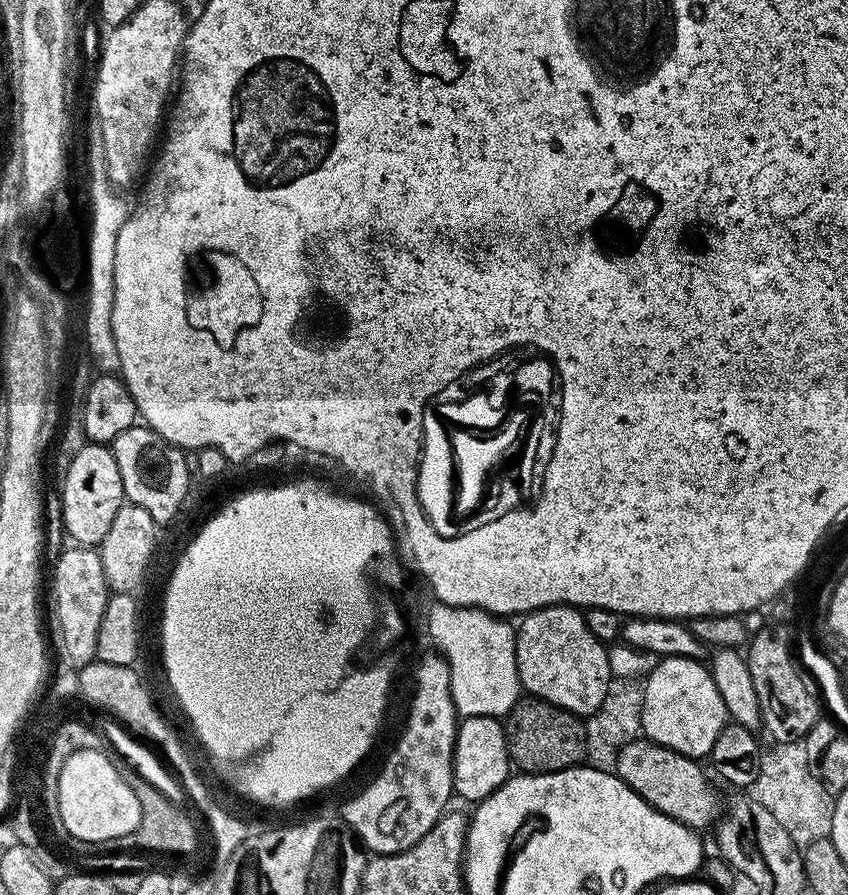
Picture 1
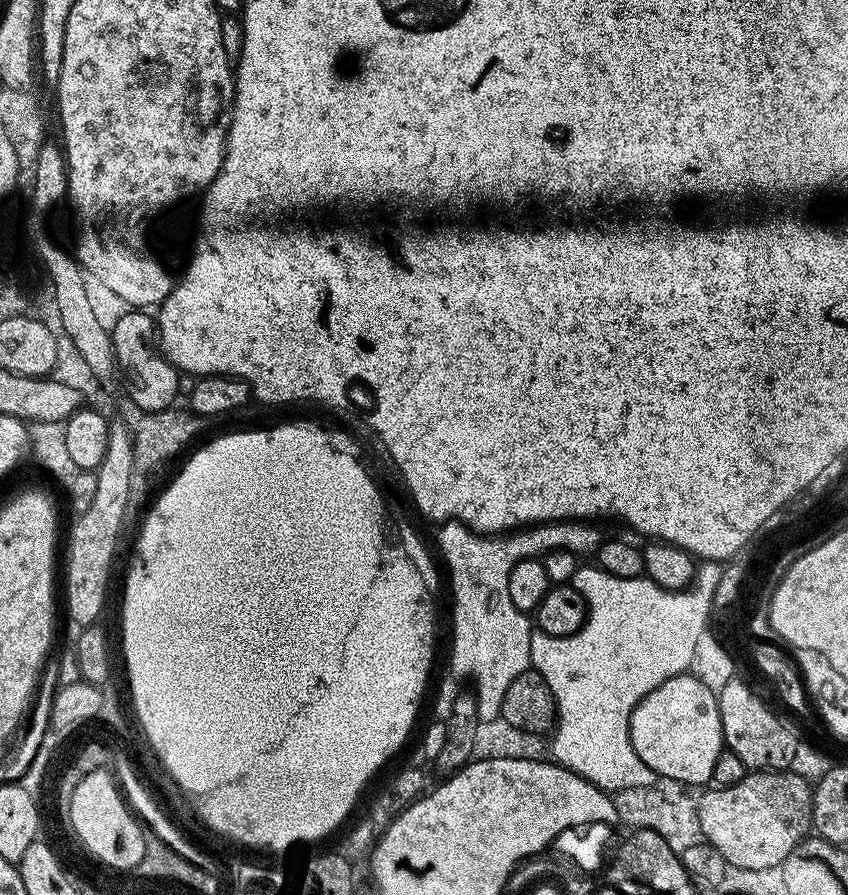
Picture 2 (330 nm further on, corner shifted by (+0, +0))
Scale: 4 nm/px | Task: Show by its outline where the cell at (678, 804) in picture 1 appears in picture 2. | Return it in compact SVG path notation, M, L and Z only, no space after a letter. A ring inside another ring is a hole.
M752 770L742 778L742 782L734 782L734 786L712 786L704 791L708 790L699 793L696 802L700 835L710 846L714 846L714 850L722 853L722 858L726 858L733 869L753 872L781 867L790 850L794 850L794 846L807 837L812 828L813 785L791 770Z

